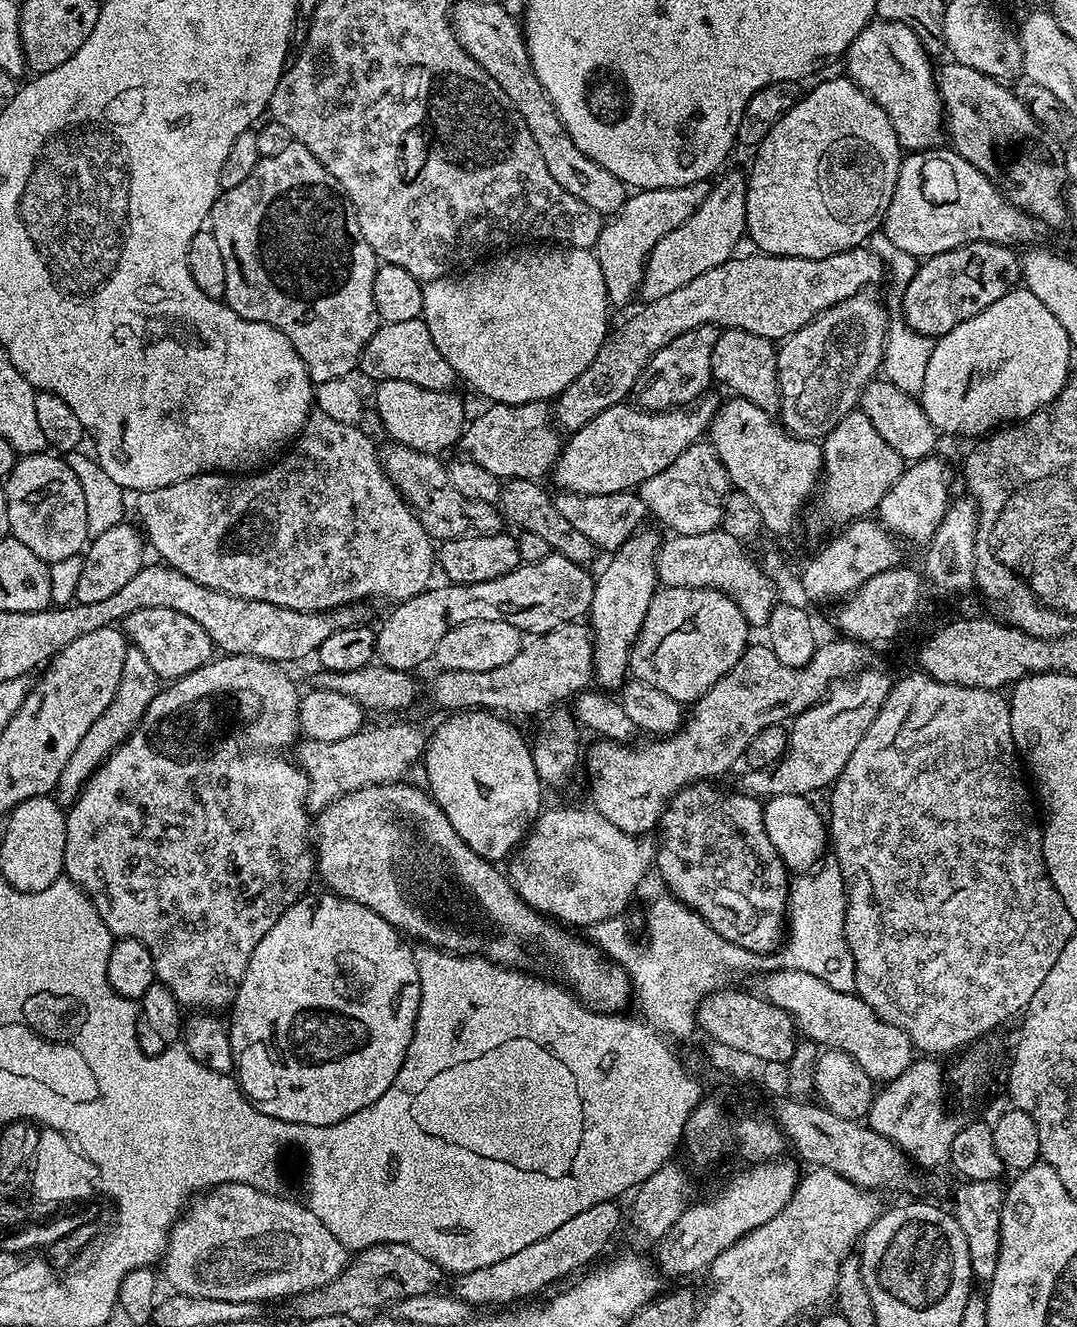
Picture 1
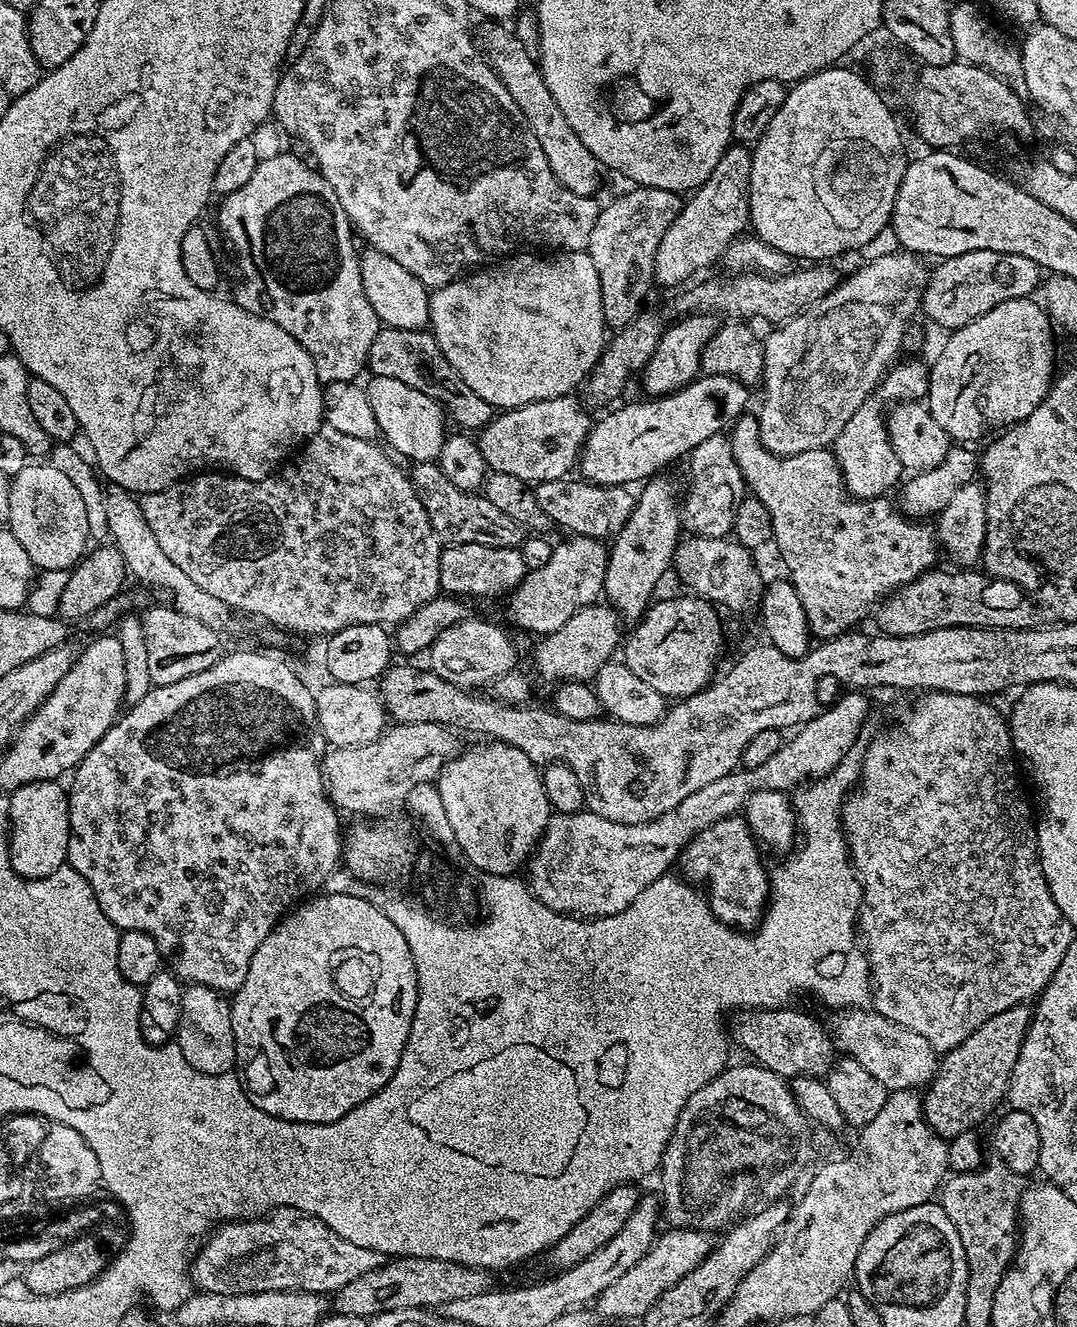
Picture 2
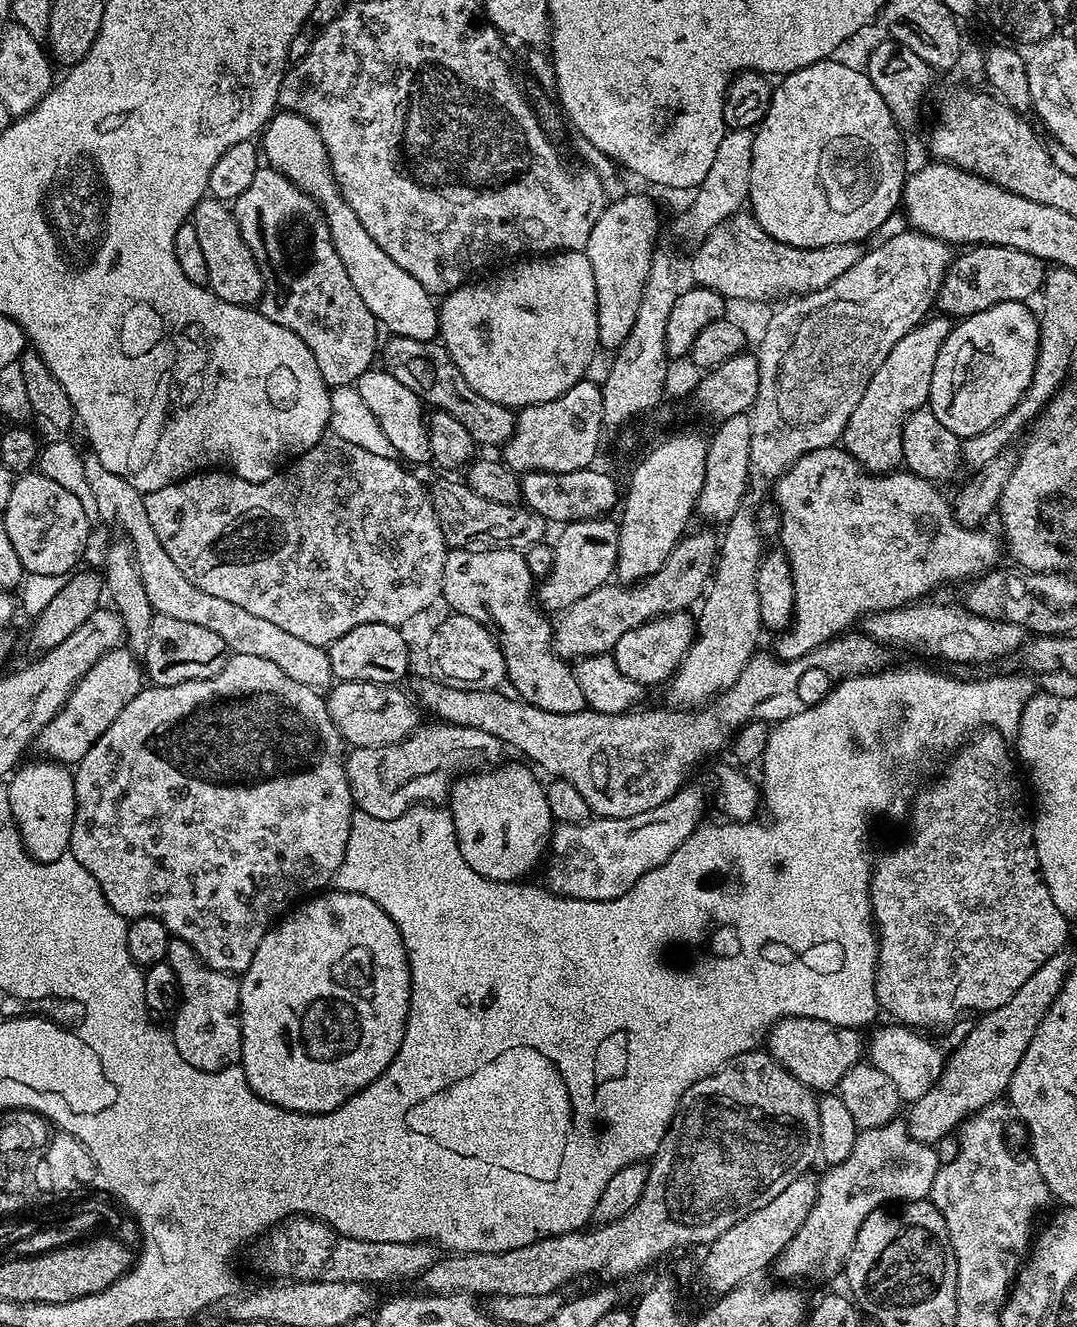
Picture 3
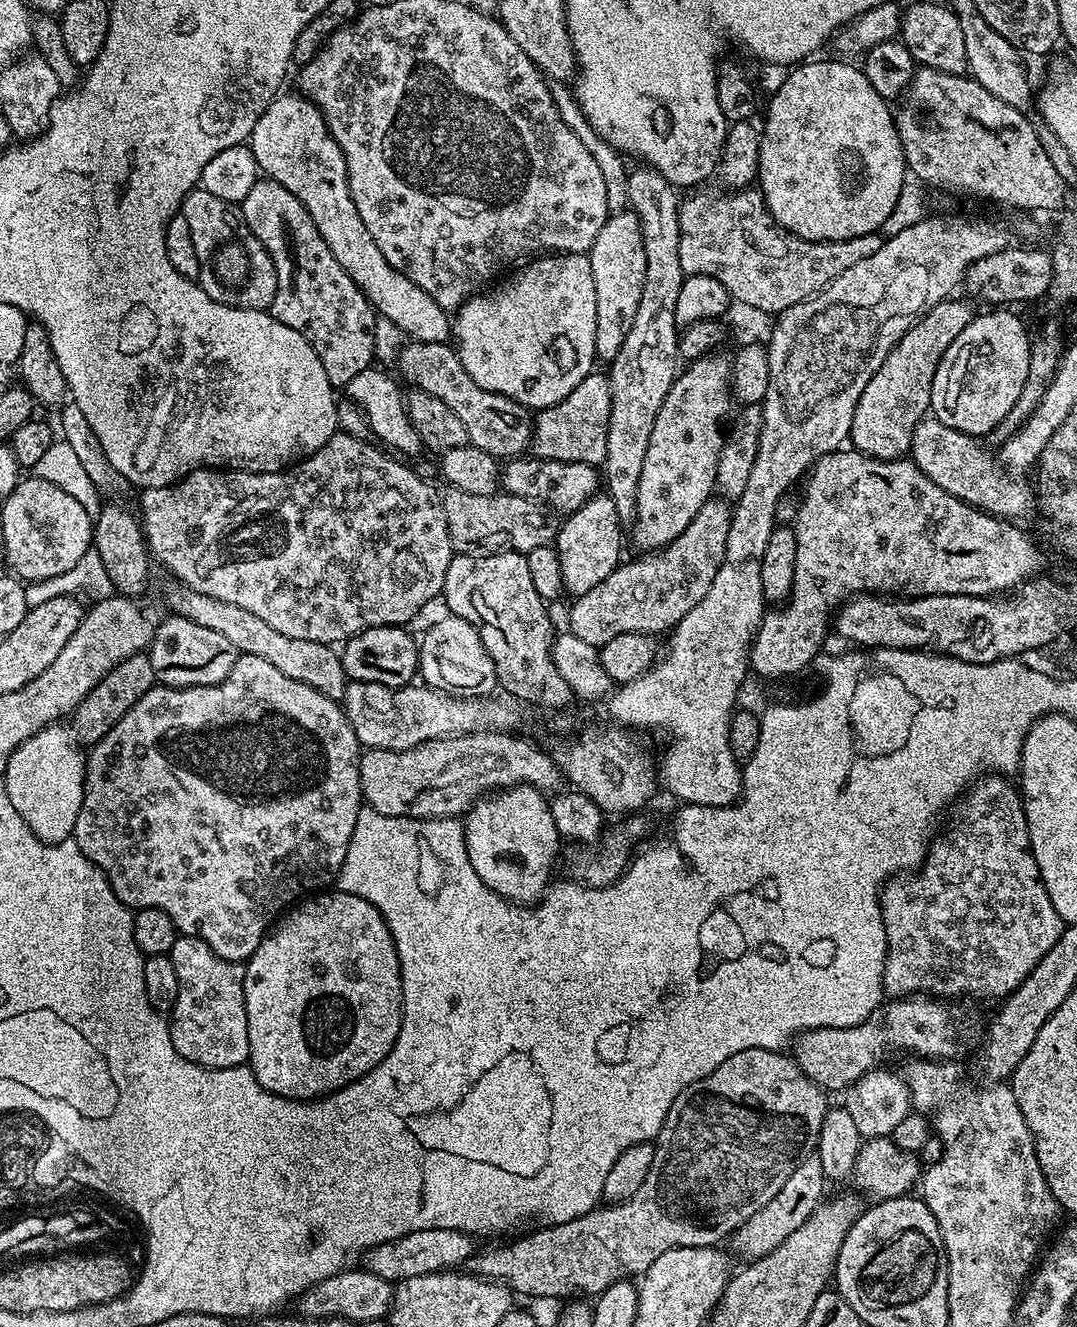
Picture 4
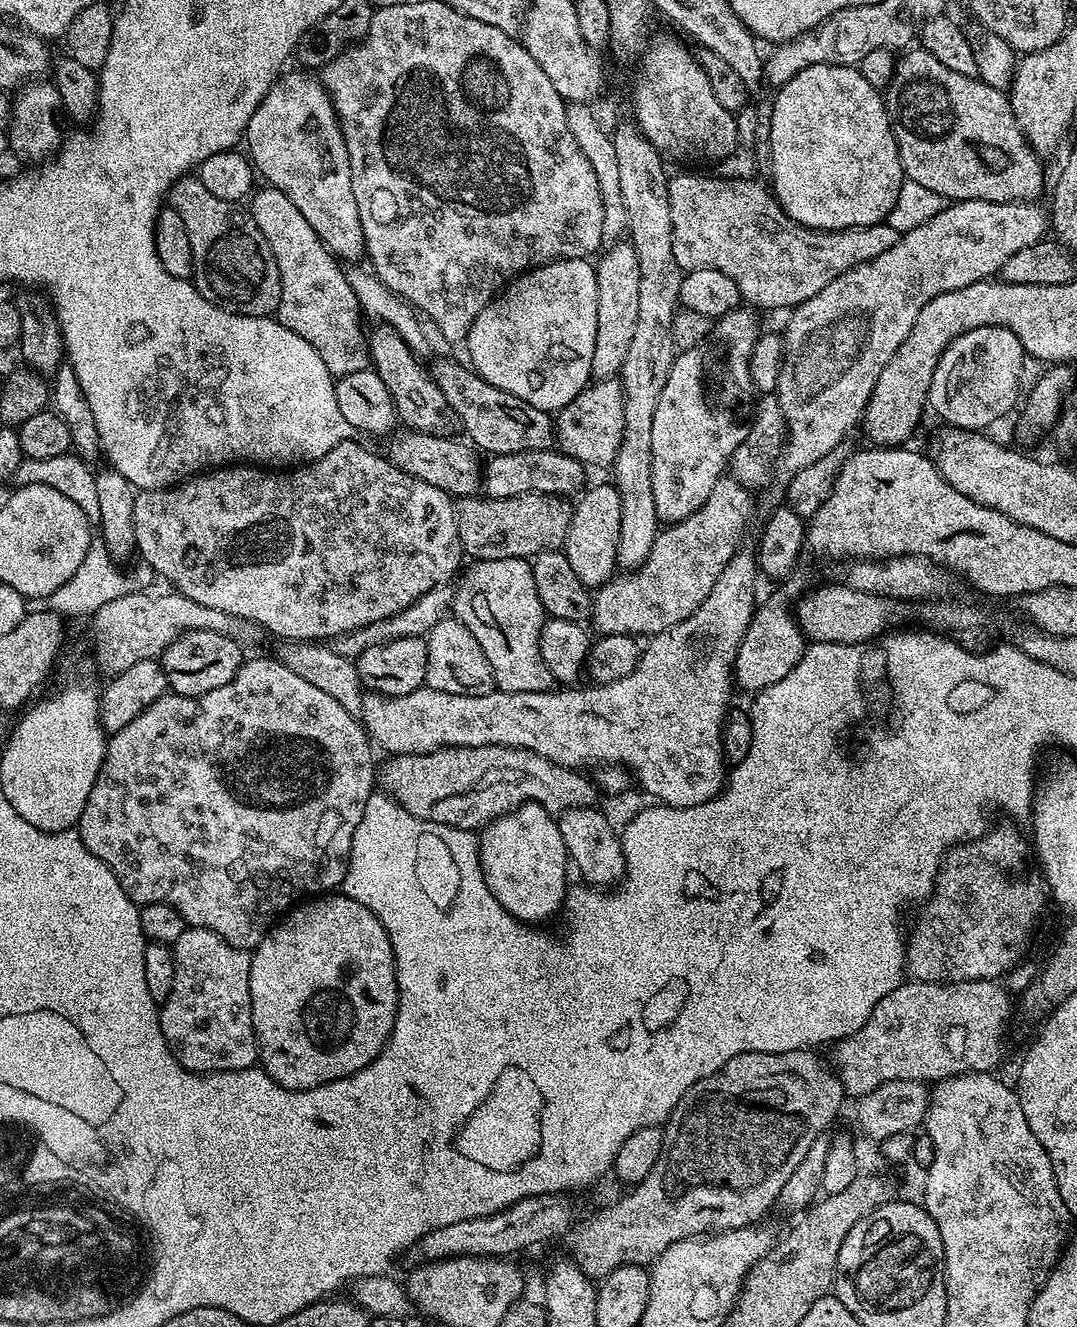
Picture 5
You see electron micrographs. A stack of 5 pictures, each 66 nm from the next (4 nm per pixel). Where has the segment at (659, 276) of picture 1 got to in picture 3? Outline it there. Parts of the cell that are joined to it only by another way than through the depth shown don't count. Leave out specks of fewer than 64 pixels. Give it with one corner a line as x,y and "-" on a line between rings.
728,128
718,146
710,174
695,189
688,209
673,222
672,228
684,240
699,242
709,236
722,222
726,222
748,204
750,190
750,162
754,162
754,132
751,128

